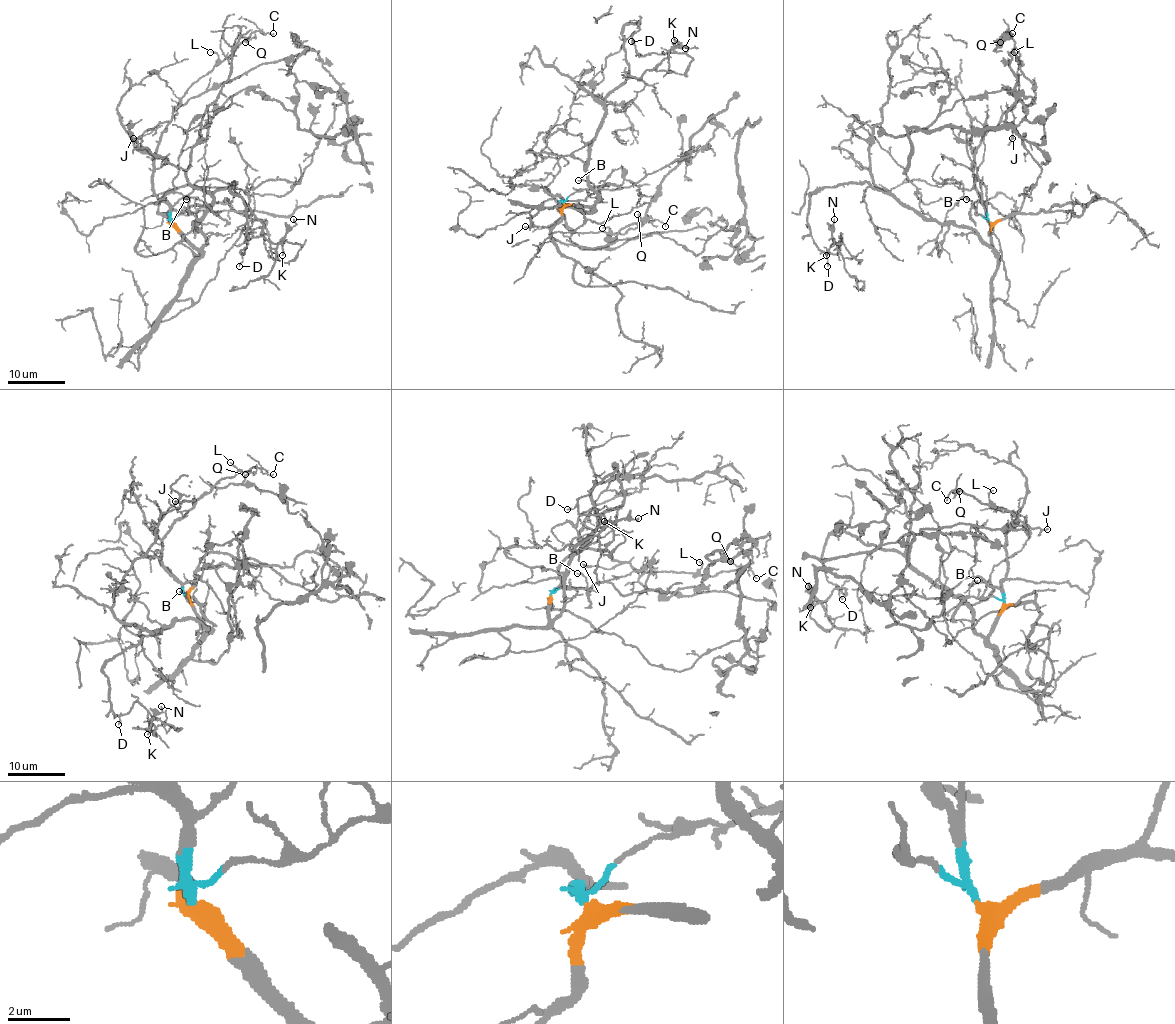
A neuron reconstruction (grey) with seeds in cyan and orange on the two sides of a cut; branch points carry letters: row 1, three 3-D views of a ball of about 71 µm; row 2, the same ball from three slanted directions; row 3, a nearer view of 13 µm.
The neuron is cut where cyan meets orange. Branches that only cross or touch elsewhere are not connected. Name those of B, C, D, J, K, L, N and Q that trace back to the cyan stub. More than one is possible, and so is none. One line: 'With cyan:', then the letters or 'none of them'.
With cyan: B, C, J, L, Q

